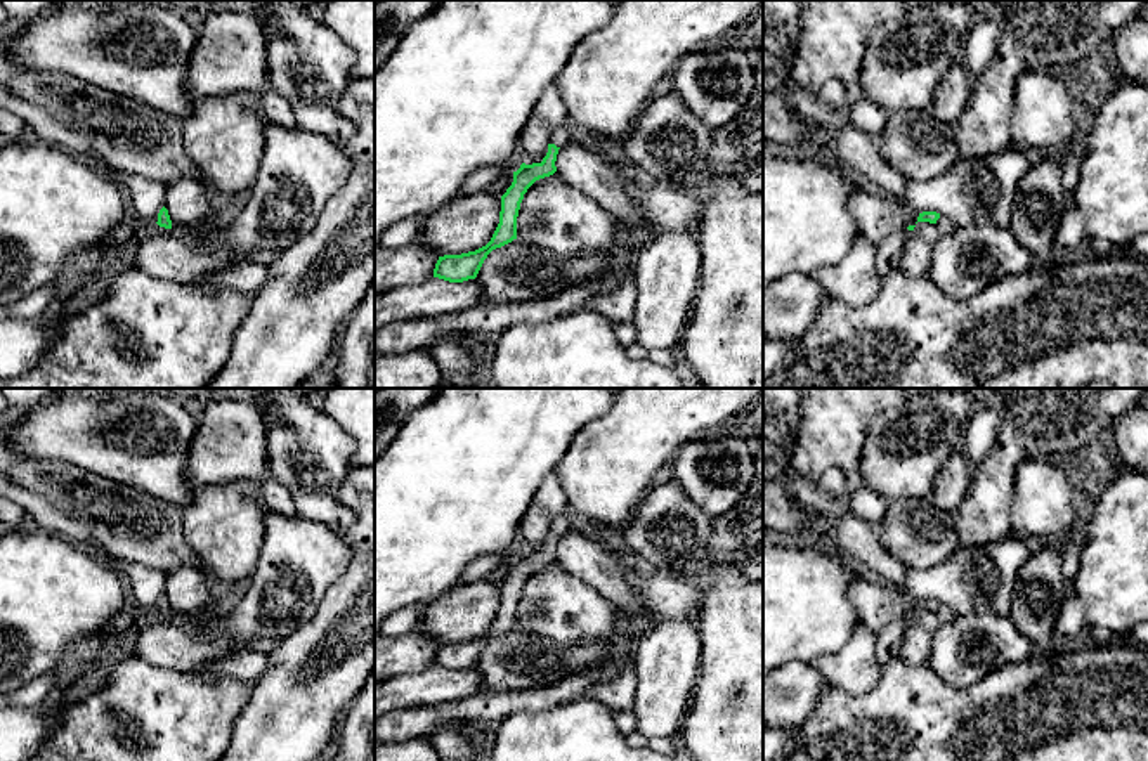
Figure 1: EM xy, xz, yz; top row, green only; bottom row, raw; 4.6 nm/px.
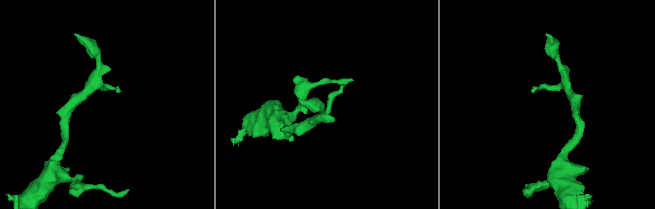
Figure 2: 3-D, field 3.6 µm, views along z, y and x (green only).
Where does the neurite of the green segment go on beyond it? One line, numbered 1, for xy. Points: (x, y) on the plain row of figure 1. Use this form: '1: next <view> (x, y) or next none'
1: next none

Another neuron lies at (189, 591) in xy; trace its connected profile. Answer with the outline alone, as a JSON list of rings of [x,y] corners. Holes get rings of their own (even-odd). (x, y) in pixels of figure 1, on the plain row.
[[[182,565],[166,572],[165,596],[173,617],[194,619],[210,615],[222,595],[199,569]]]

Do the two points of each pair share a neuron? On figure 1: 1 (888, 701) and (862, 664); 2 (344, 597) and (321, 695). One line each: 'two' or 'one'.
1: two
2: one

